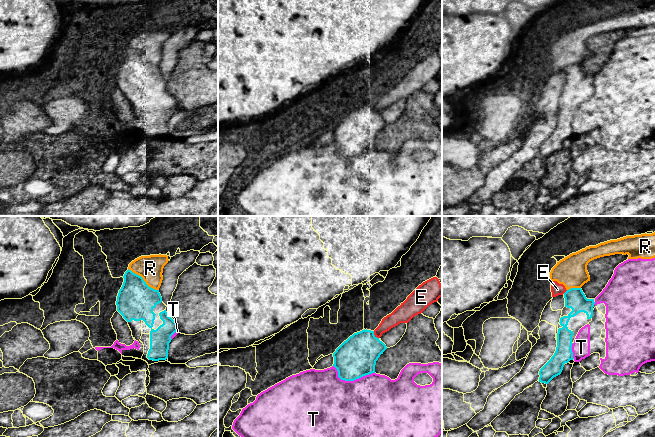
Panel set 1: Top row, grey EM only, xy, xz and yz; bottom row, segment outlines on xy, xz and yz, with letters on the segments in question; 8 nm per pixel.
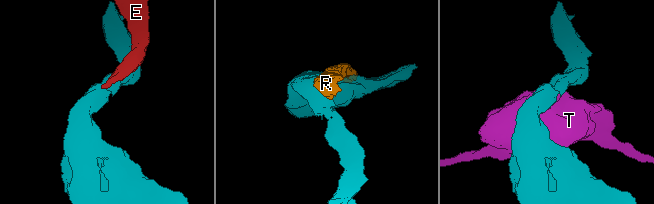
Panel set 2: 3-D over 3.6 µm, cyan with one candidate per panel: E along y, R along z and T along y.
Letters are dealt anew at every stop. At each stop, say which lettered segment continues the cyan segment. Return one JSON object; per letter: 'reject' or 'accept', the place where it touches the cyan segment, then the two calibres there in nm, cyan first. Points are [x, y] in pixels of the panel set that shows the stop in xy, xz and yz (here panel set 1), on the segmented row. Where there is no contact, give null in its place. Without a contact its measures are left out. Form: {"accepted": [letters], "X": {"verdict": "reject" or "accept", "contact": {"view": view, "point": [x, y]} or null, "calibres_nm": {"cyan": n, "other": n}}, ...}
{"accepted": [], "E": {"verdict": "reject", "contact": {"view": "xz", "point": [374, 335]}, "calibres_nm": {"cyan": 320, "other": 120}}, "R": {"verdict": "reject", "contact": {"view": "xy", "point": [143, 280]}, "calibres_nm": {"cyan": 300, "other": 200}}, "T": {"verdict": "reject", "contact": {"view": "xz", "point": [351, 380]}, "calibres_nm": {"cyan": 320, "other": 480}}}

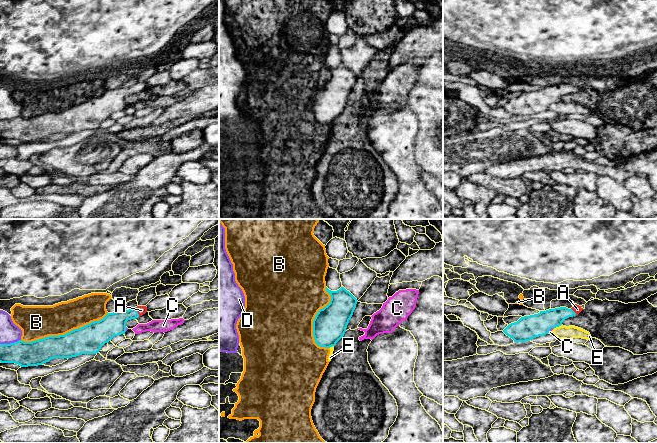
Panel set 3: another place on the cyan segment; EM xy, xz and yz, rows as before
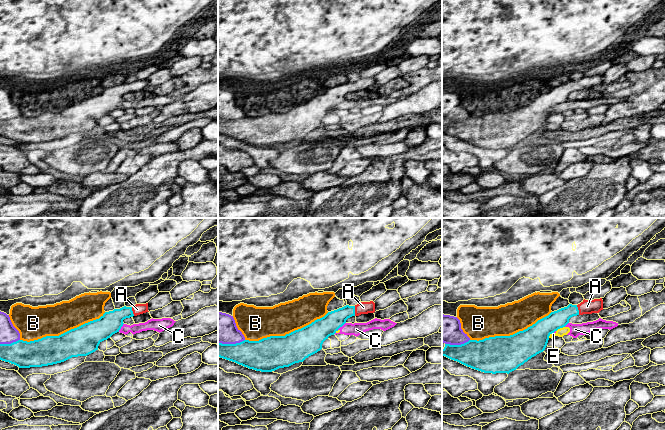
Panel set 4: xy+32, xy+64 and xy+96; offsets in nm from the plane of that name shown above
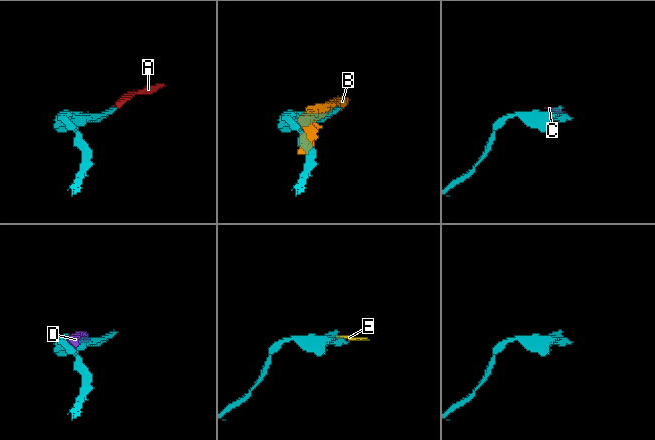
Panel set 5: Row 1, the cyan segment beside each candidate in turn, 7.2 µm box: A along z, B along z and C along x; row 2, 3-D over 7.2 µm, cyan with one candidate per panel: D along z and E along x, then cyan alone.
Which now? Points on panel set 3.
{"accepted": ["A"], "A": {"verdict": "accept", "contact": {"view": "xy", "point": [136, 311]}, "calibres_nm": {"cyan": 190, "other": 70}}, "B": {"verdict": "reject", "contact": {"view": "xy", "point": [64, 334]}, "calibres_nm": {"cyan": 240, "other": 280}}, "C": {"verdict": "reject", "contact": {"view": "yz", "point": [550, 328]}, "calibres_nm": {"cyan": 190, "other": 30}}, "D": {"verdict": "reject", "contact": {"view": "xy", "point": [10, 343]}, "calibres_nm": {"cyan": 200, "other": 160}}, "E": {"verdict": "reject", "contact": {"view": "yz", "point": [557, 326]}, "calibres_nm": {"cyan": 190, "other": 110}}}

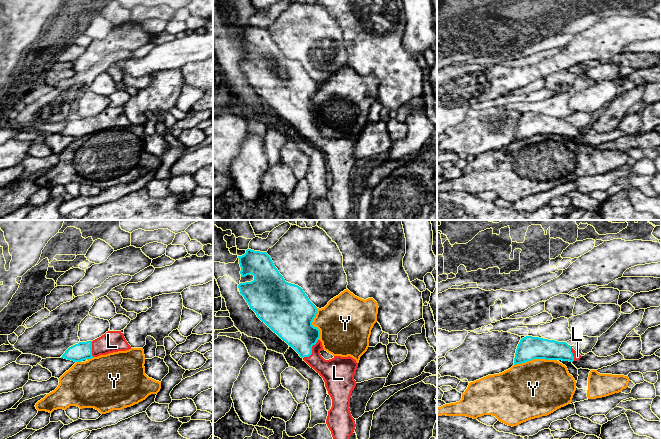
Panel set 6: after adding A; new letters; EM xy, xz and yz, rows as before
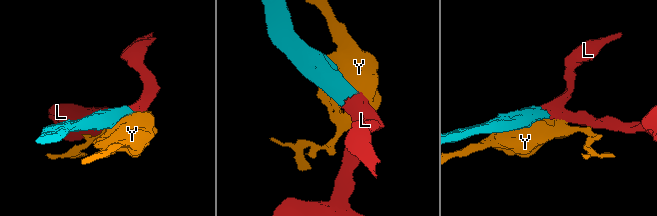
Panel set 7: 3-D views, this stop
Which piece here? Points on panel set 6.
{"accepted": ["L"], "L": {"verdict": "accept", "contact": {"view": "xz", "point": [311, 351]}, "calibres_nm": {"cyan": 280, "other": 220}}, "Y": {"verdict": "reject", "contact": {"view": "yz", "point": [535, 358]}, "calibres_nm": {"cyan": 190, "other": 460}}}

